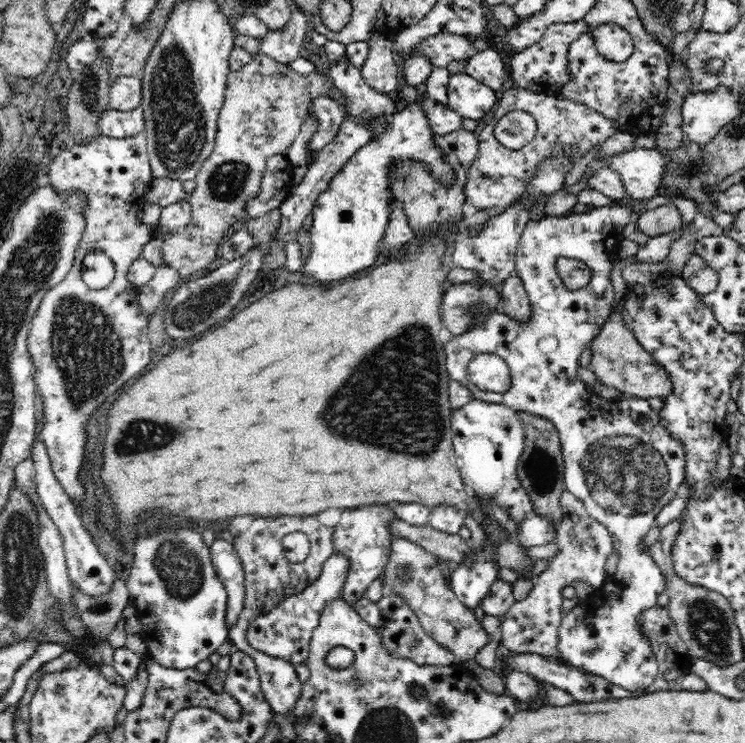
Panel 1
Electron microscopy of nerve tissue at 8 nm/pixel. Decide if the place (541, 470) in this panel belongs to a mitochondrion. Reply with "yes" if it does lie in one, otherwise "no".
yes

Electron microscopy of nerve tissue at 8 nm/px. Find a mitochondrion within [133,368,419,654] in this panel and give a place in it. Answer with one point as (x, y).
(178, 566)

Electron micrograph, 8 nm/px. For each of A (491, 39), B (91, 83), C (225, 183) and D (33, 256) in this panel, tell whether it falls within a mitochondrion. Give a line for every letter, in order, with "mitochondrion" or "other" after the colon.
A: other
B: mitochondrion
C: mitochondrion
D: mitochondrion

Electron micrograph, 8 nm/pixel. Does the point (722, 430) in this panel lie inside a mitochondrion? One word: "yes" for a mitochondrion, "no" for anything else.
no

